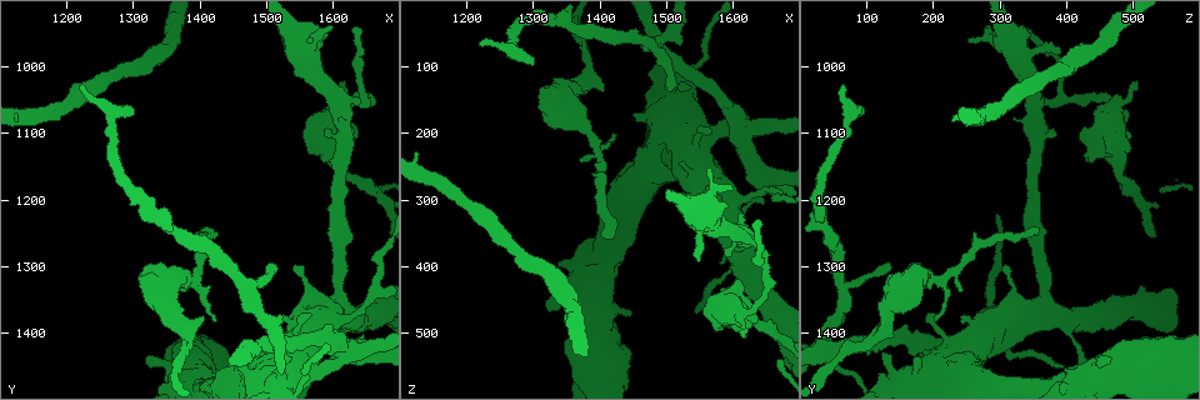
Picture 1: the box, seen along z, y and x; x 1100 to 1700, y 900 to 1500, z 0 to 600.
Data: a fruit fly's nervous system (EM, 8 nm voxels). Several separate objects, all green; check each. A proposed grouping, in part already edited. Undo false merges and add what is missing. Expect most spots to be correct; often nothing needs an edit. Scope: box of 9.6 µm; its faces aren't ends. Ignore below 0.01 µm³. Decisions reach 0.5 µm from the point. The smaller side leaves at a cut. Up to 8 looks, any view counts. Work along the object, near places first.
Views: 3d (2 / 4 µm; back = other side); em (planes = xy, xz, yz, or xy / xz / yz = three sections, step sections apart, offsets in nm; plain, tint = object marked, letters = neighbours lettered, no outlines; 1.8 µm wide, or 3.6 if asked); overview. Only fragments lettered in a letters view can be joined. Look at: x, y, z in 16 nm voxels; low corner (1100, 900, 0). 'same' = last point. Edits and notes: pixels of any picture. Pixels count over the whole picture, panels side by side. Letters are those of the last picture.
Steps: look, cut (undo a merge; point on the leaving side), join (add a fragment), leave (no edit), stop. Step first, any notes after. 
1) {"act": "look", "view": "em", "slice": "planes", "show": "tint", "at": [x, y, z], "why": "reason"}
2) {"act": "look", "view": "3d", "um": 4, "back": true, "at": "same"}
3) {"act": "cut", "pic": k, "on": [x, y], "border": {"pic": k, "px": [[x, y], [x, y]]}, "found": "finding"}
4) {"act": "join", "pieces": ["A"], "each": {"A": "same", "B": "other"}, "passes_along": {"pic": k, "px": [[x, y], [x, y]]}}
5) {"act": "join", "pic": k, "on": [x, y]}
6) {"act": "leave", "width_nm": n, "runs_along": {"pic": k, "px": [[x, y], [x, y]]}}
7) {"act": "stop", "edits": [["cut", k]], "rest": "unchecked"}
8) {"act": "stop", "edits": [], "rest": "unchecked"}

{"act": "look", "view": "3d", "um": 2, "at": [1620, 1430, 195], "why": "four or more arms meet"}

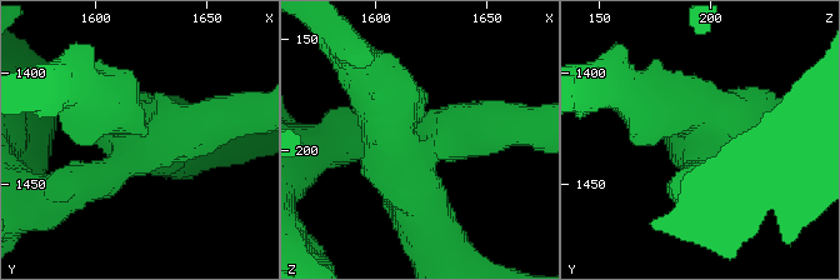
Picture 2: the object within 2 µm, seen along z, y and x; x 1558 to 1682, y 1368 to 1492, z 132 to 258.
{"act": "look", "view": "em", "slice": "planes", "show": "plain", "at": [1617, 1427, 196], "arms": 4, "why": "need the tissue"}

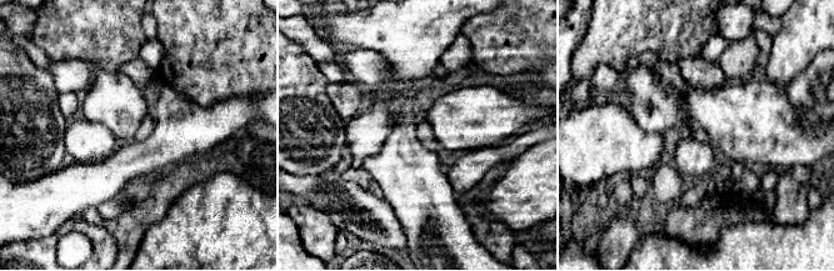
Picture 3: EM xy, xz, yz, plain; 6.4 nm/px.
{"act": "look", "view": "em", "slice": "planes", "show": "letters", "at": "same"}

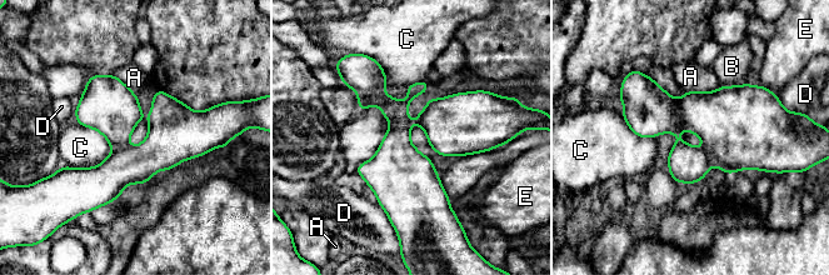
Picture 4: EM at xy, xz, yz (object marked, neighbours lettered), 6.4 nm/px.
{"act": "cut", "pic": 4, "on": [739, 130], "each": {"A": "other", "B": "other", "C": "other", "D": "other", "E": "other"}, "border": {"pic": 4, "px": [[703, 148], [715, 164]]}, "found": "two neurons meet here"}

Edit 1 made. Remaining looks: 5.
{"act": "look", "view": "3d", "um": 2, "at": [1500, 1300, 135], "why": "an open end"}

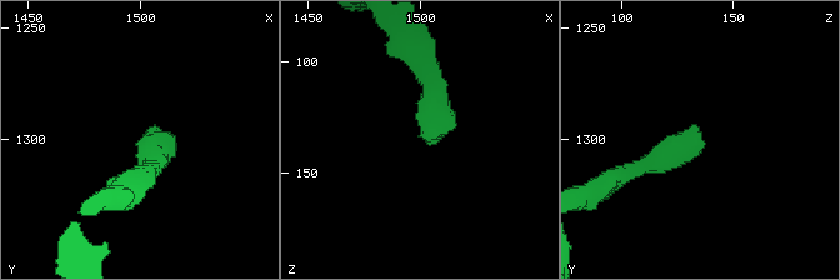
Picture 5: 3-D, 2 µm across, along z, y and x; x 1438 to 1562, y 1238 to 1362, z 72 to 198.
{"act": "look", "view": "em", "slice": "planes", "show": "letters", "at": [1500, 1298, 134], "why": "now the EM"}

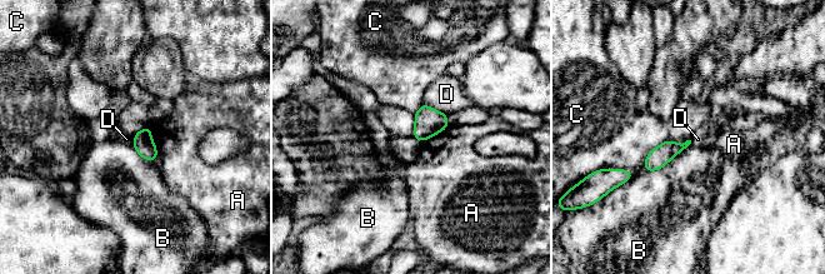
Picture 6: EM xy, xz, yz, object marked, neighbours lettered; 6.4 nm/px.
{"act": "leave", "width_nm": 110, "each": {"A": "other", "B": "other", "C": "other", "D": "other"}, "border": {"pic": 6, "px": [[423, 101], [446, 115]]}, "found": "none of them fits"}

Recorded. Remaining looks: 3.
{"act": "look", "view": "3d", "um": 4, "at": [1400, 1245, 360], "why": "an open end"}

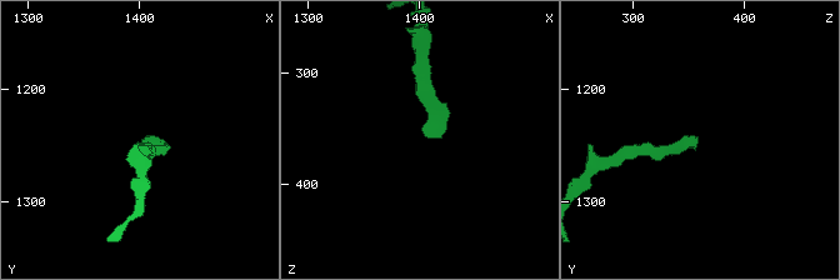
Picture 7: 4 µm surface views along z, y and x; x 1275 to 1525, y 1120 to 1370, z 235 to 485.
{"act": "look", "view": "em", "slice": "planes", "show": "letters", "at": [1404, 1248, 358]}

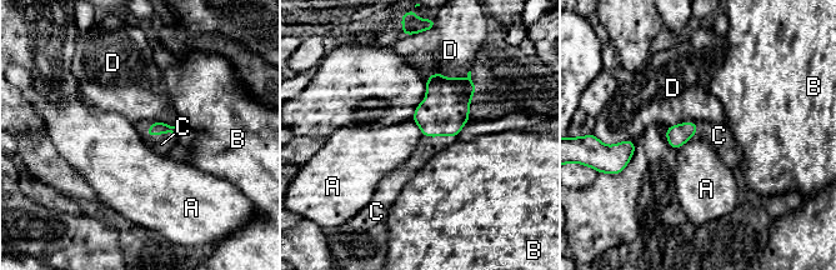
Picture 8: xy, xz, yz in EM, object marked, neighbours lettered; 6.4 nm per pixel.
{"act": "join", "pieces": ["C"], "each": {"A": "other", "B": "other", "C": "same", "D": "other"}, "found": "it goes on there"}

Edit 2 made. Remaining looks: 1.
{"act": "stop", "edits": [["cut", 4], ["join", 8]], "rest": "unchecked"}

